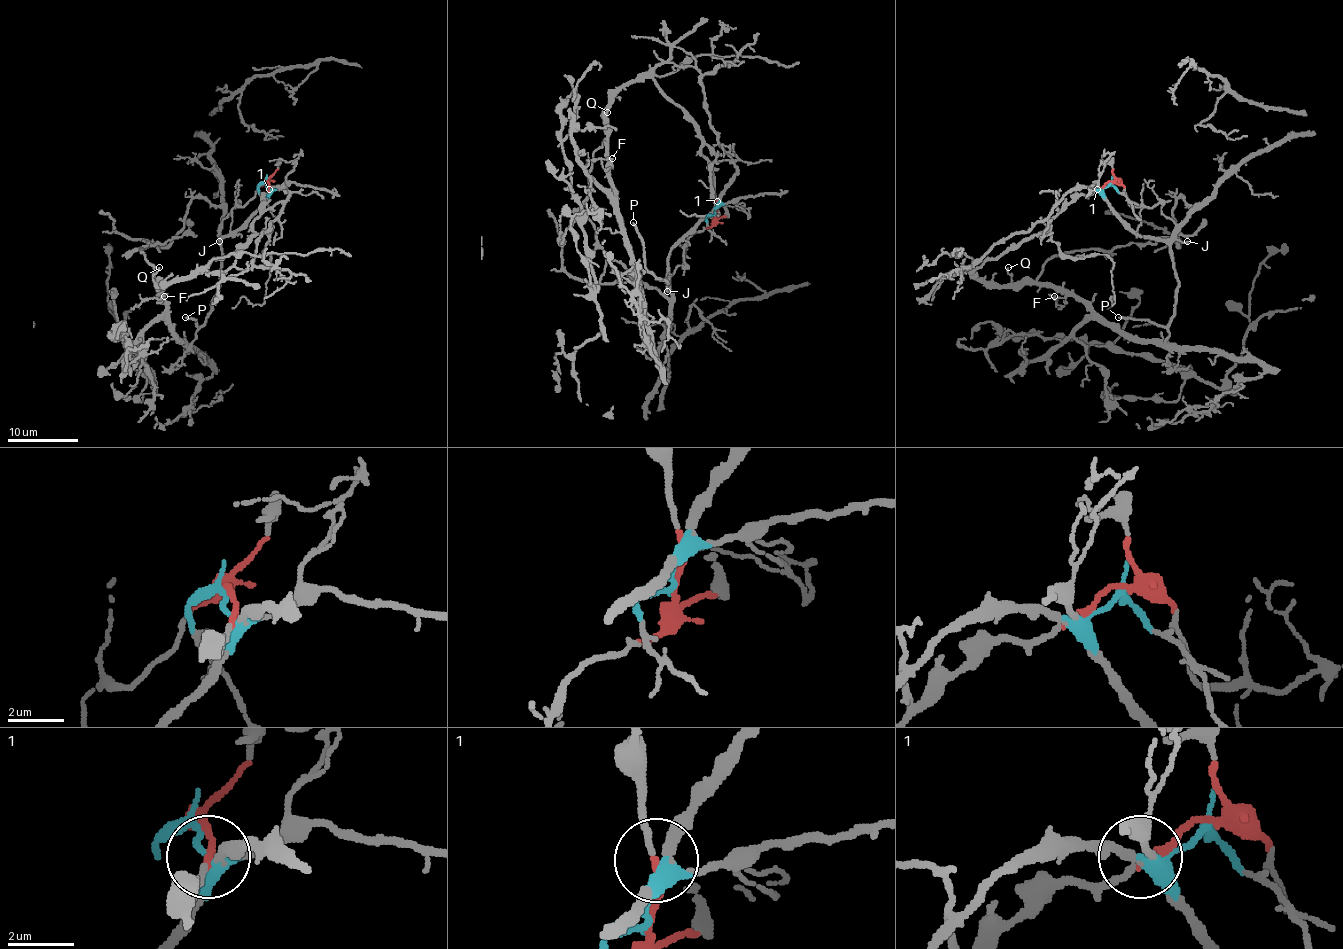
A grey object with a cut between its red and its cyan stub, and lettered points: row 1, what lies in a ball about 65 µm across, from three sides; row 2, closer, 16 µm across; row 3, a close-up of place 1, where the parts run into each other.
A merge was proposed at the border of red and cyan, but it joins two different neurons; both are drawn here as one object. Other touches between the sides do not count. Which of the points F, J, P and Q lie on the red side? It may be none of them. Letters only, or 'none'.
F, Q

